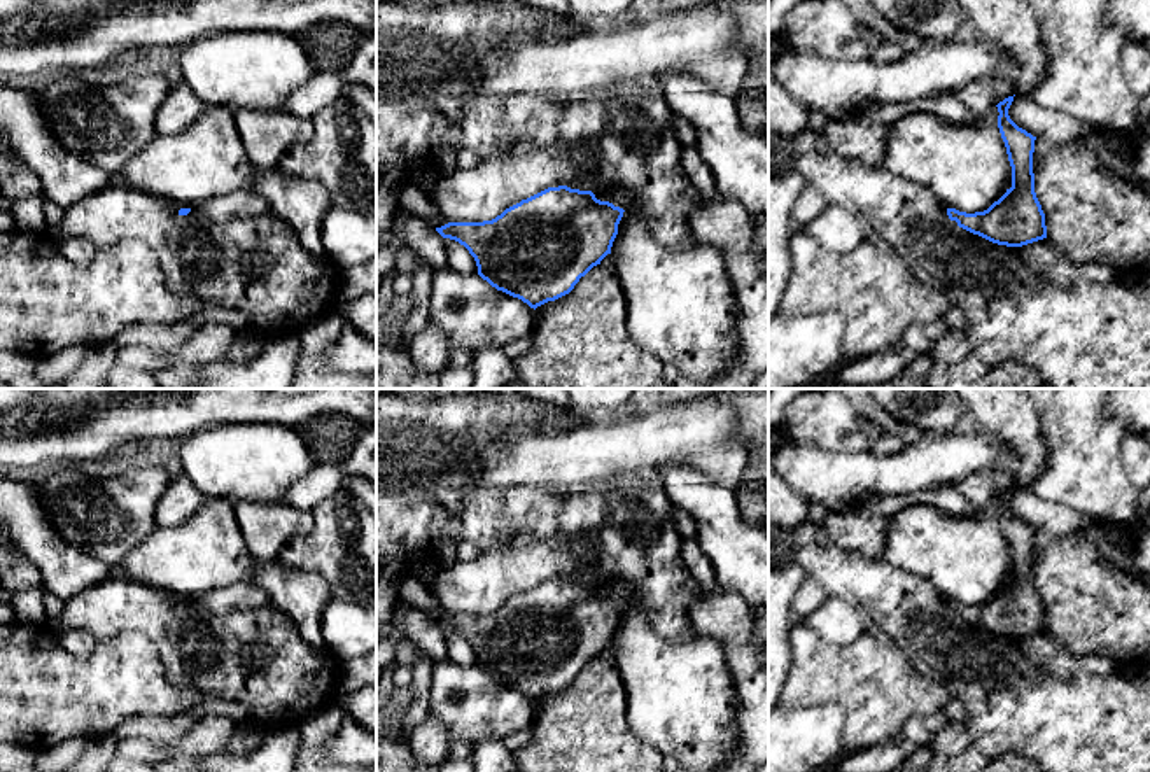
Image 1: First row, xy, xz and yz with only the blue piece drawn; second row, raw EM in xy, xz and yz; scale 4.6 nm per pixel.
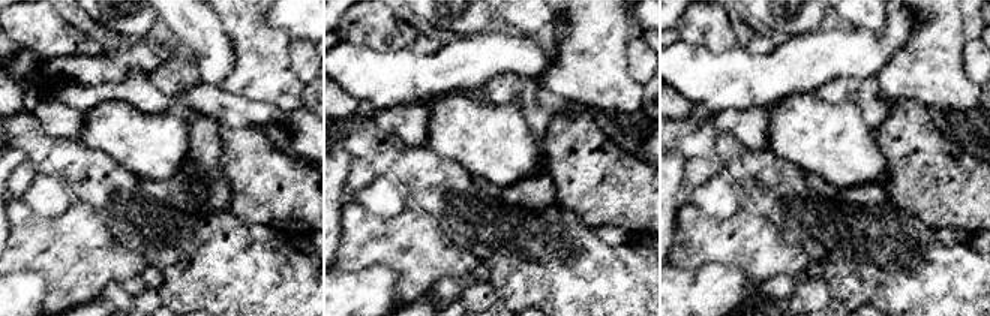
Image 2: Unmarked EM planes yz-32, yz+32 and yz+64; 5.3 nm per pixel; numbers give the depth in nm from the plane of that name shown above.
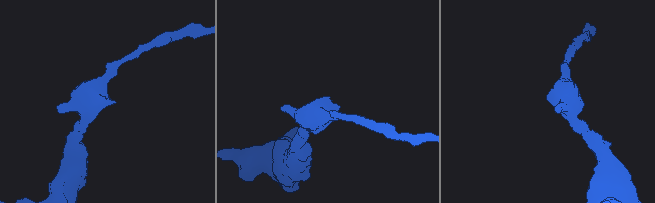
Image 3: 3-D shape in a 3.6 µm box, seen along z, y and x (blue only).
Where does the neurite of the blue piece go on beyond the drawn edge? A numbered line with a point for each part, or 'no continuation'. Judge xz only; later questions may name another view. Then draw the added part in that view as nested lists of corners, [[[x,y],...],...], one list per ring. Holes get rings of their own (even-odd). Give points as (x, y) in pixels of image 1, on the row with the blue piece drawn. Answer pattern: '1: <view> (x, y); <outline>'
1: xz (617, 195); [[[606,186],[593,194],[597,200],[609,201],[623,210],[628,210],[632,207],[632,193],[625,191],[621,186]]]

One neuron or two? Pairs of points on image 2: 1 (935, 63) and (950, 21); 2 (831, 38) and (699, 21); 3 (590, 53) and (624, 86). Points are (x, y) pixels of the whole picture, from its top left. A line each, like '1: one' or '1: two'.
1: one
2: two
3: one

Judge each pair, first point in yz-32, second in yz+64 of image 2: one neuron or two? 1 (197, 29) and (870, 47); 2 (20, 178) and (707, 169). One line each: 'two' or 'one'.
1: two
2: one

